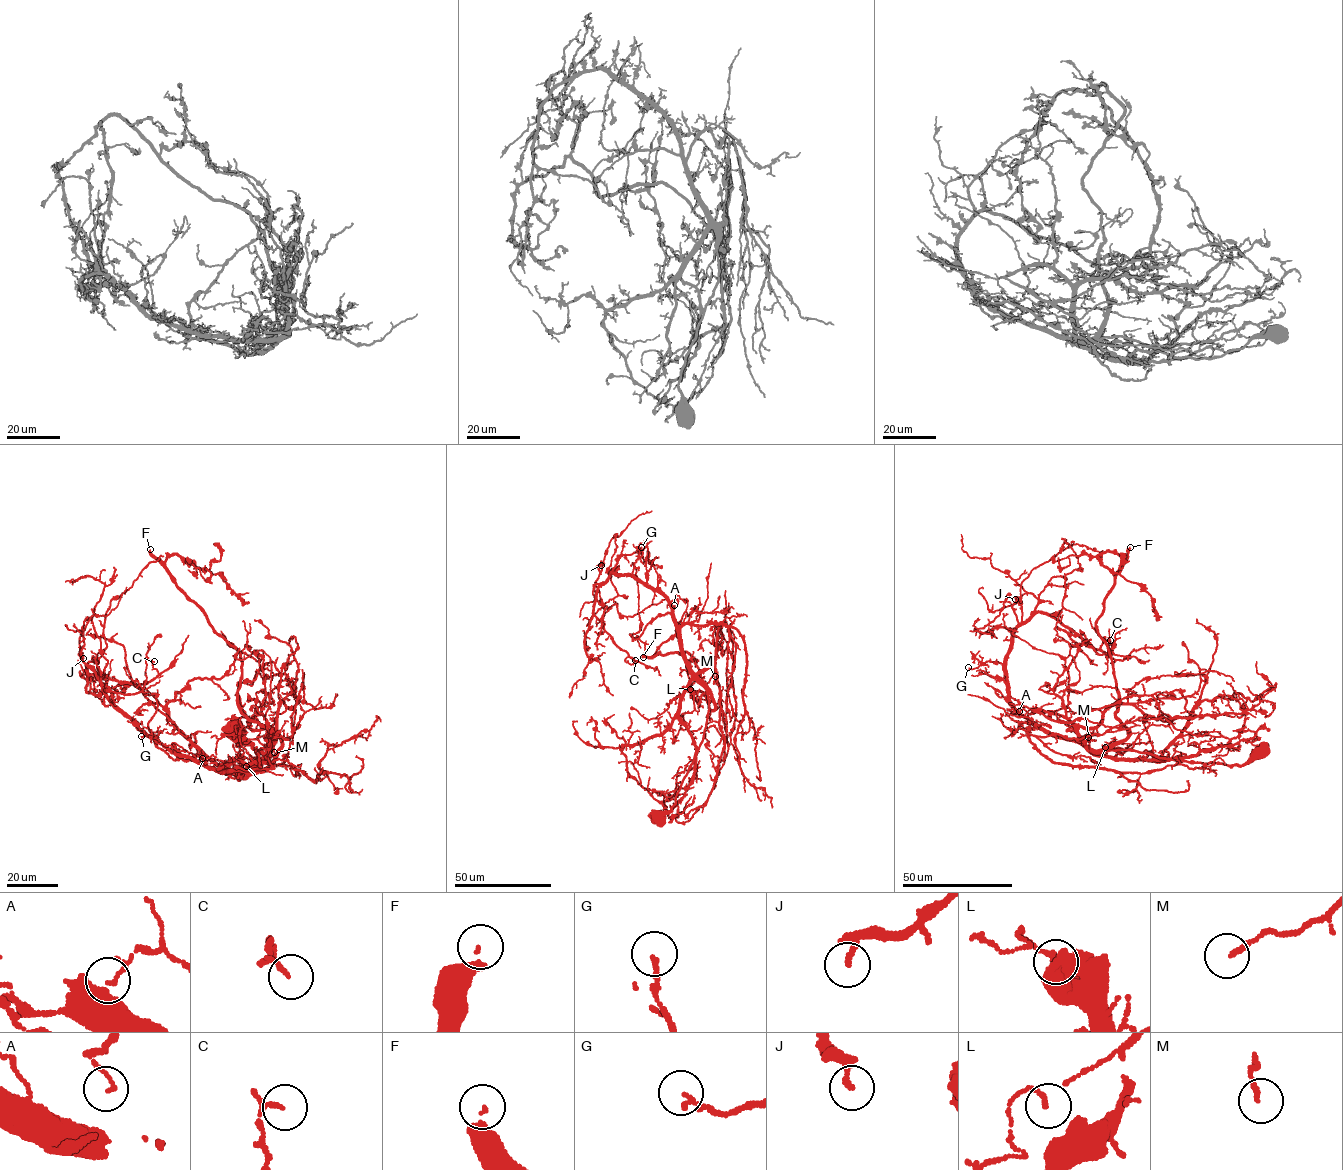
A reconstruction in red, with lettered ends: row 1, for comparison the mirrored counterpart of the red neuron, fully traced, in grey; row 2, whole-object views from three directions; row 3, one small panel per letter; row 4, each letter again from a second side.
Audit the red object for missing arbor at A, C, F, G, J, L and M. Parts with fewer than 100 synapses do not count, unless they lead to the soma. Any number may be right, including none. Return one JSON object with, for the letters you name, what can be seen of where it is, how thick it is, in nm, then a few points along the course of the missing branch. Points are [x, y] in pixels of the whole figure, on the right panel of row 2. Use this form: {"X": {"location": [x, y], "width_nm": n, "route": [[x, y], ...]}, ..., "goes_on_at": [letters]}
{"F": {"location": [1130, 547], "width_nm": 220, "route": [[1130, 547], [1132, 517], [1102, 511], [1142, 523], [1171, 570], [1161, 668], [1135, 672]]}, "goes_on_at": ["F"]}

